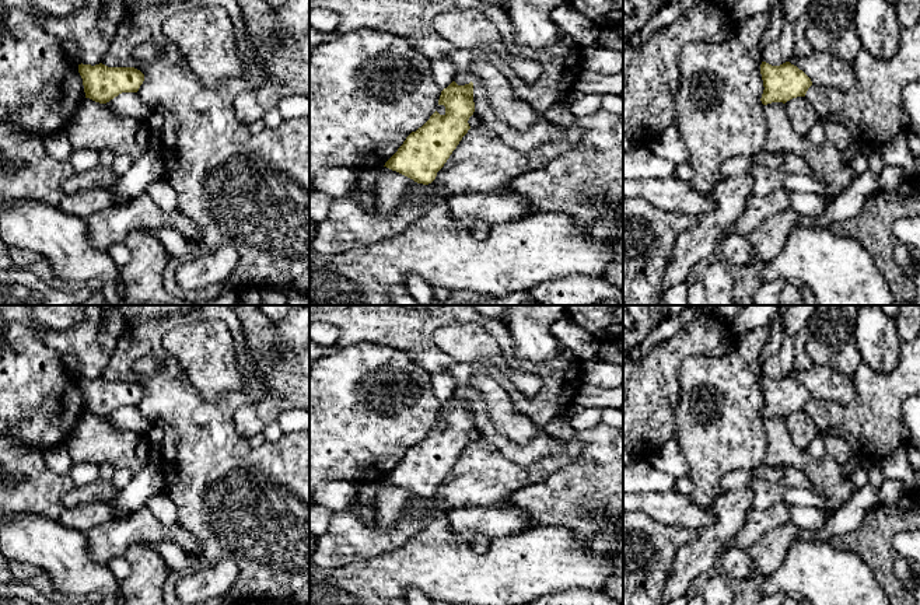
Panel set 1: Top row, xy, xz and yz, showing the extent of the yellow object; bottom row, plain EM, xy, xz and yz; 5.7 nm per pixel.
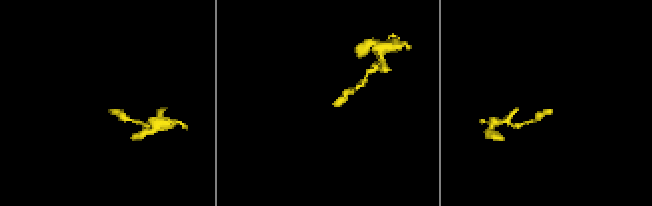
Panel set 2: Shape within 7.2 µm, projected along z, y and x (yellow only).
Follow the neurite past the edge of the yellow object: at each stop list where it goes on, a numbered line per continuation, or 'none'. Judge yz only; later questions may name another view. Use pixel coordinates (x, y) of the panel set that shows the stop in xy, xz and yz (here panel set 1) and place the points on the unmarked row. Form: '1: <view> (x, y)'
none

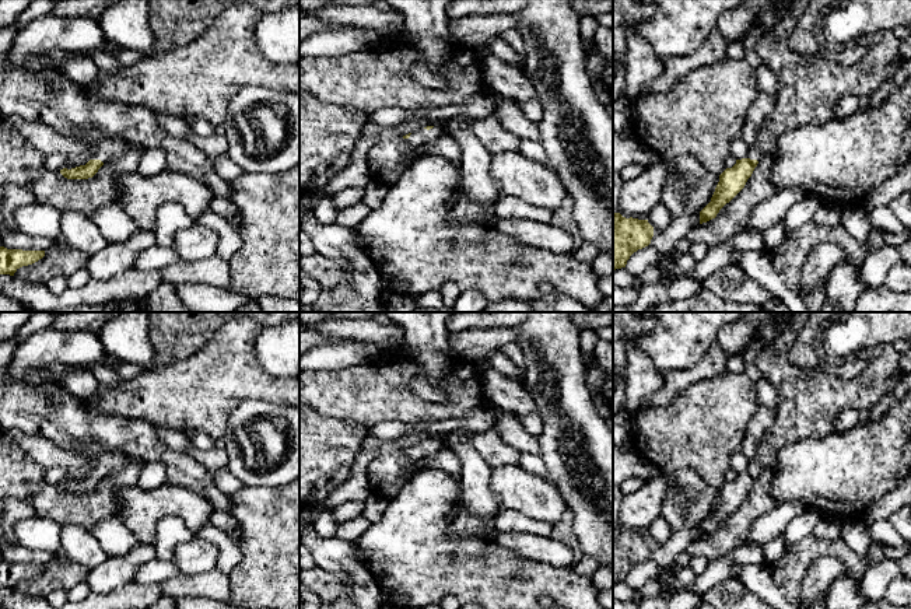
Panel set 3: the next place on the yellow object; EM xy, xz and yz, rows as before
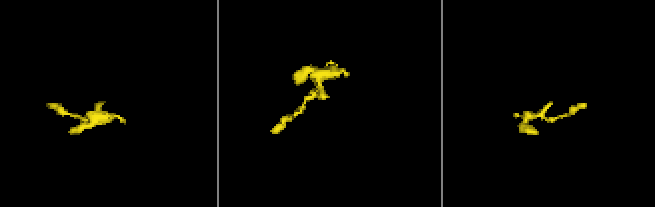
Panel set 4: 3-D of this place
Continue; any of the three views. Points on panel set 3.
1: xy (107, 464)

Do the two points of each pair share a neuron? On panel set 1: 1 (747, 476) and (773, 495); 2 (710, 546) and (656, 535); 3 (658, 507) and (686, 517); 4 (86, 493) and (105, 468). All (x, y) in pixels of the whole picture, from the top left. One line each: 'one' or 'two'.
1: two
2: two
3: one
4: one

